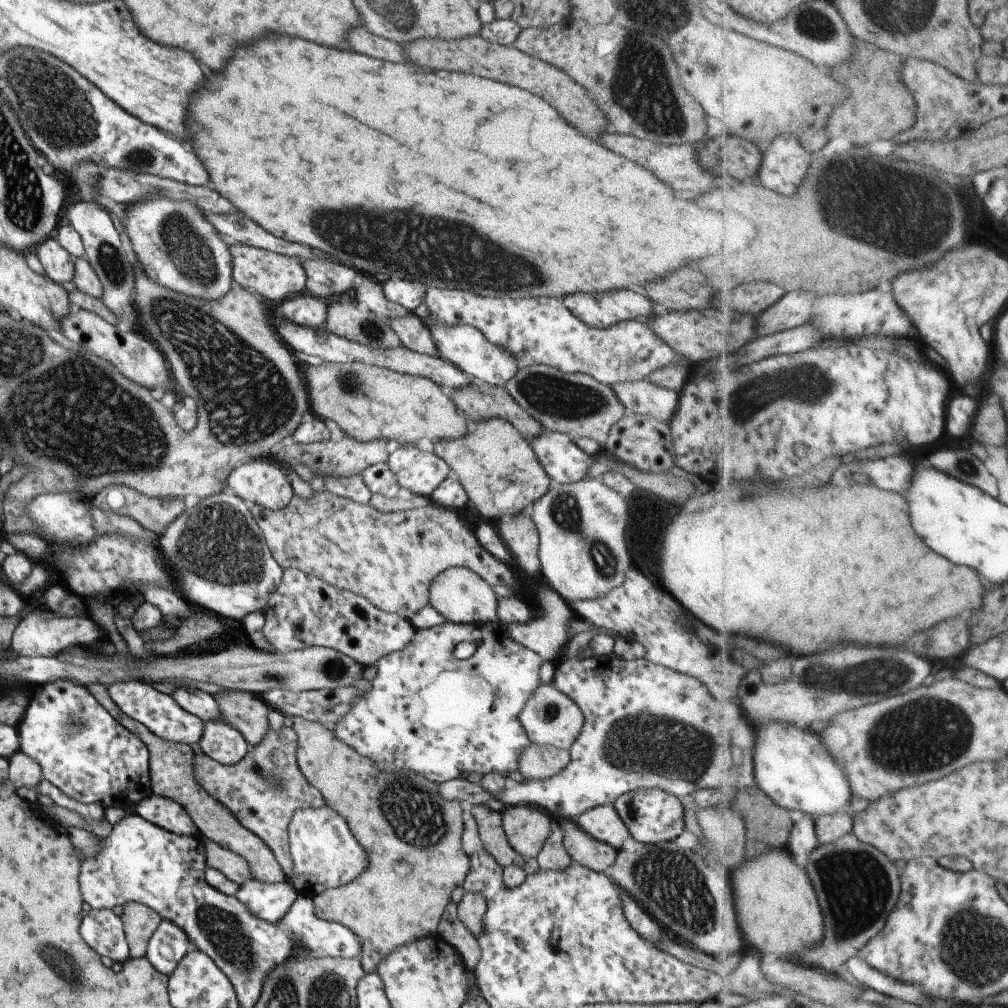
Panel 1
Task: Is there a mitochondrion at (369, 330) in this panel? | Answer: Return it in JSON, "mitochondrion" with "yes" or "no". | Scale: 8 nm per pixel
{"mitochondrion":"yes"}

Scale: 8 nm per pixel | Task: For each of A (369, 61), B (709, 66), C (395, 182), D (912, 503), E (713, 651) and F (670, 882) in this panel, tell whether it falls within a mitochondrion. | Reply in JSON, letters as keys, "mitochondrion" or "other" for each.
{"A":"other","B":"mitochondrion","C":"other","D":"other","E":"other","F":"mitochondrion"}

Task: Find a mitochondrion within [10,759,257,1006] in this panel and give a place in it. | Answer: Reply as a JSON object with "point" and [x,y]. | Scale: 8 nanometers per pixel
{"point":[65,967]}

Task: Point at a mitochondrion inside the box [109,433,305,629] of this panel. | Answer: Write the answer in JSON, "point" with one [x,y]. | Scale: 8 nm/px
{"point":[218,539]}

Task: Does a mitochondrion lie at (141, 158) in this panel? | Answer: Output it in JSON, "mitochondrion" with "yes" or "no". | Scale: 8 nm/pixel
{"mitochondrion":"yes"}

